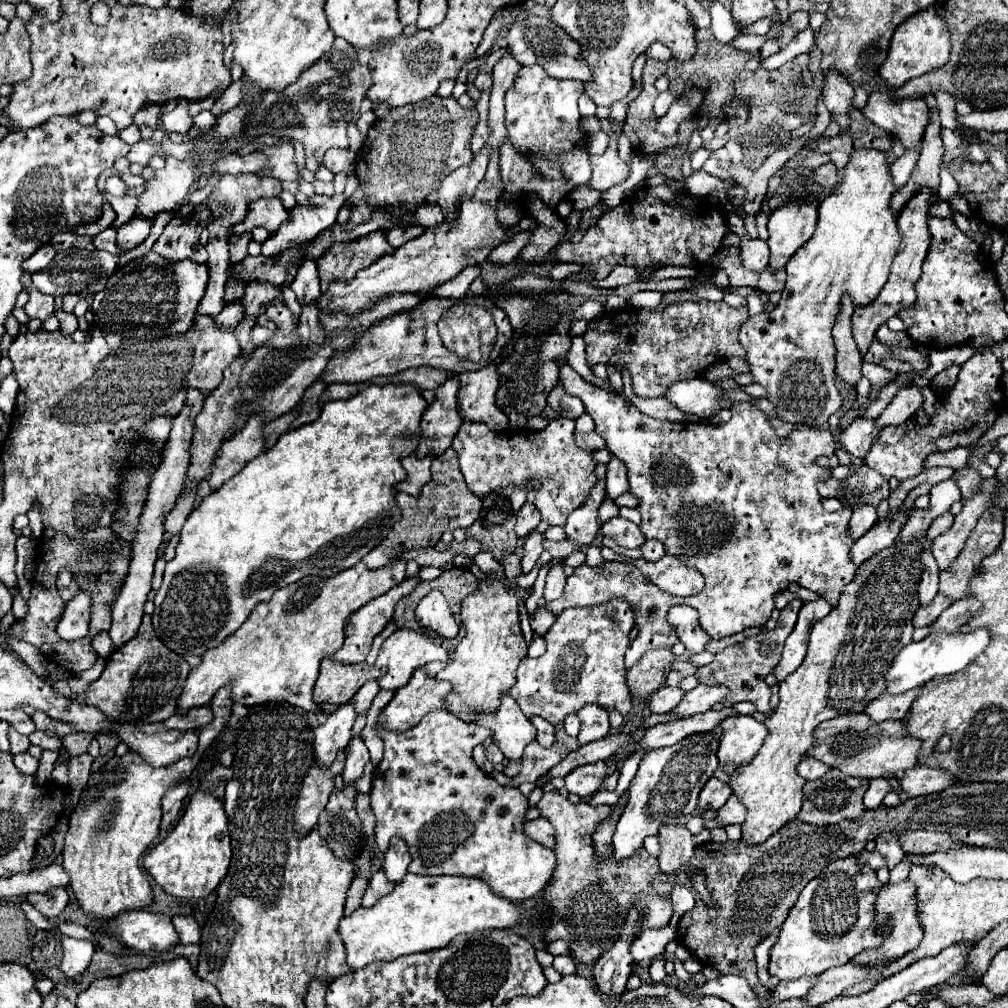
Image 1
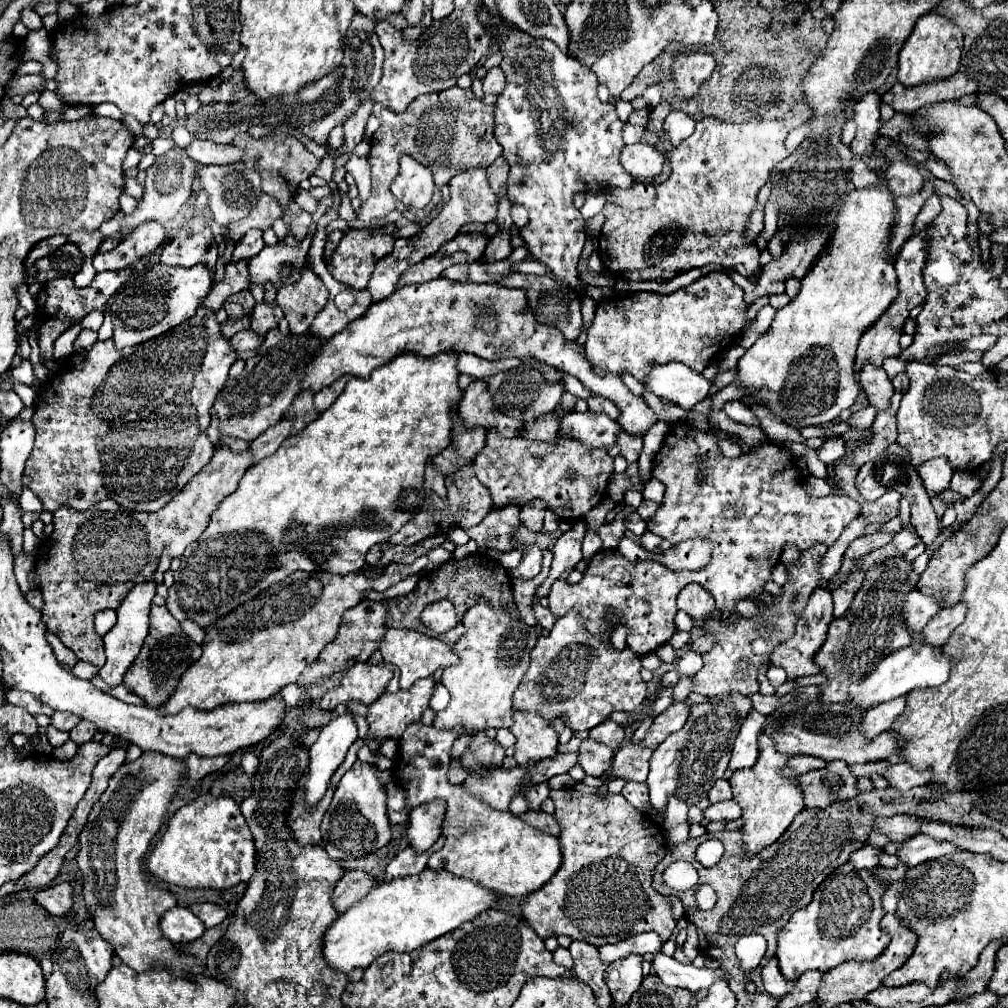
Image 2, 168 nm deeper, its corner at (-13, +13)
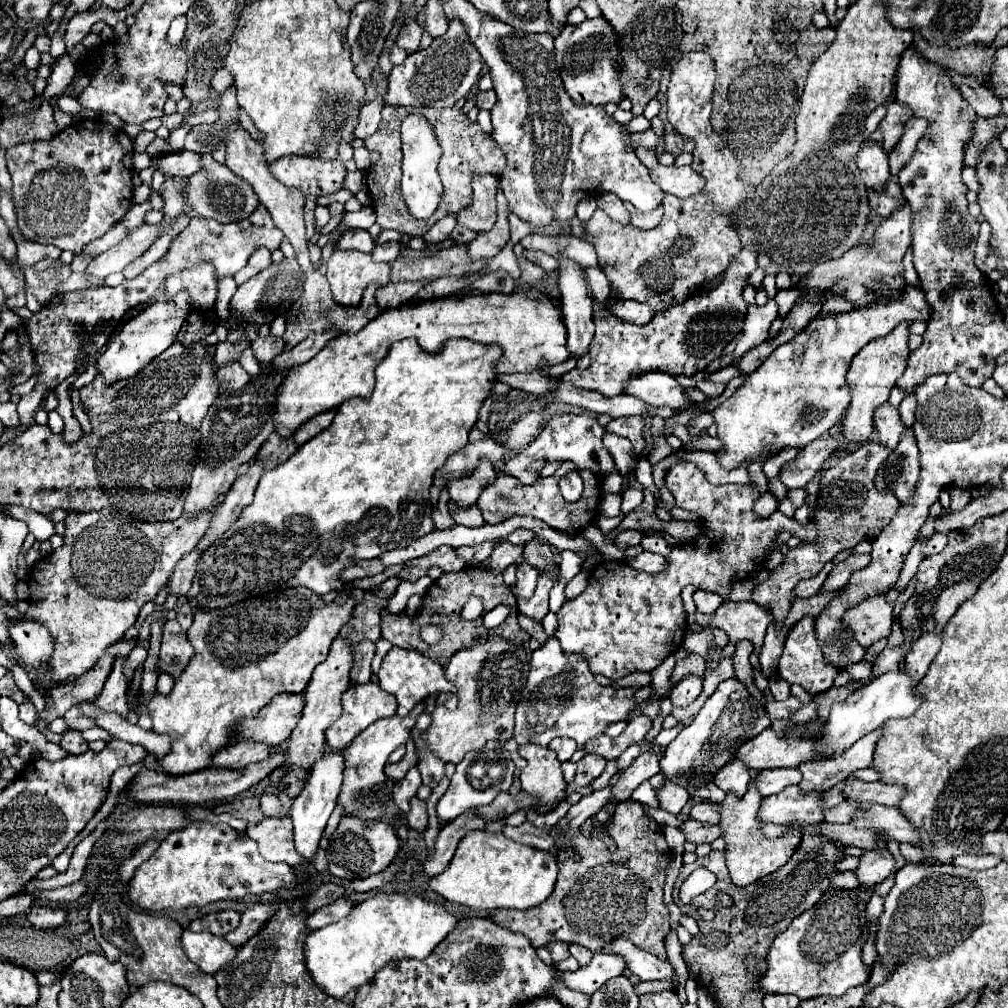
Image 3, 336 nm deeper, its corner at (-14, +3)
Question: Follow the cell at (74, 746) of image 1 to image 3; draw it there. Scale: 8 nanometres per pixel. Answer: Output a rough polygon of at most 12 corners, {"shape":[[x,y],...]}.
{"shape":[[76,730],[64,732],[60,746],[68,754],[82,754],[88,742]]}

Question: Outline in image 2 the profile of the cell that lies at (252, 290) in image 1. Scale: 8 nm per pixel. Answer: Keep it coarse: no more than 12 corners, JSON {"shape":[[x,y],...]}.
{"shape":[[257,304],[251,314],[251,330],[265,336],[279,326],[279,306]]}

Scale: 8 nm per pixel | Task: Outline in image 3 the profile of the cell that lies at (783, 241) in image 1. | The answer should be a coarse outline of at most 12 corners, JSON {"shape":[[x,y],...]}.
{"shape":[[770,298],[748,306],[742,332],[724,348],[708,372],[732,364],[766,340],[778,316]]}

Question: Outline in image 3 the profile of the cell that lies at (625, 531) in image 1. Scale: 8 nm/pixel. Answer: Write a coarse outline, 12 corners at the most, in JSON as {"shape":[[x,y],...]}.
{"shape":[[622,530],[614,538],[620,550],[636,546],[642,538],[638,530]]}

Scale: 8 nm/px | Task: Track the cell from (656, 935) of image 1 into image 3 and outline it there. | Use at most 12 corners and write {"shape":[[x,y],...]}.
{"shape":[[594,954],[576,972],[558,972],[572,990],[594,994],[626,970],[614,954]]}

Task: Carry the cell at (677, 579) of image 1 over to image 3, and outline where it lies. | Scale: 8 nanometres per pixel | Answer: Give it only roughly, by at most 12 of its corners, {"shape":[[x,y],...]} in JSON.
{"shape":[[642,552],[628,566],[658,574],[668,568],[660,554]]}

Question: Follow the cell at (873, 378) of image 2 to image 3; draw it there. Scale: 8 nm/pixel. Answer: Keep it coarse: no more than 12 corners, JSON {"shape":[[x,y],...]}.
{"shape":[[880,404],[874,412],[878,438],[896,448],[904,422],[894,406]]}

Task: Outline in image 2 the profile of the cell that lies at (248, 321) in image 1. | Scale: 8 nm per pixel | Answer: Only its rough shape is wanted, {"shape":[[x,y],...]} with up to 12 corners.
{"shape":[[243,330],[231,338],[237,358],[247,360],[263,342],[253,330]]}

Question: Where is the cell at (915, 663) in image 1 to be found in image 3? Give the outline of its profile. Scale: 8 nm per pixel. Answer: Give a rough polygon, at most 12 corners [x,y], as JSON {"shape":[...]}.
{"shape":[[902,668],[832,706],[822,754],[844,752],[922,696]]}

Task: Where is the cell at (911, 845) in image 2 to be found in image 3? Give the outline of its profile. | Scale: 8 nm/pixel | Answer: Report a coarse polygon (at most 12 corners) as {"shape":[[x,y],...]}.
{"shape":[[870,850],[856,868],[860,884],[874,886],[894,876],[890,850]]}

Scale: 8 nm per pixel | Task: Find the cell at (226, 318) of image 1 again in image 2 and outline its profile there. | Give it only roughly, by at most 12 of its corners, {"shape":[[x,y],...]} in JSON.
{"shape":[[251,316],[221,324],[225,338],[251,328]]}

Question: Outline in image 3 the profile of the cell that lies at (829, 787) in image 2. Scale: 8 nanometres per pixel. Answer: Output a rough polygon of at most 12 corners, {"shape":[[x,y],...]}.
{"shape":[[788,786],[762,800],[770,824],[818,824],[822,792]]}

